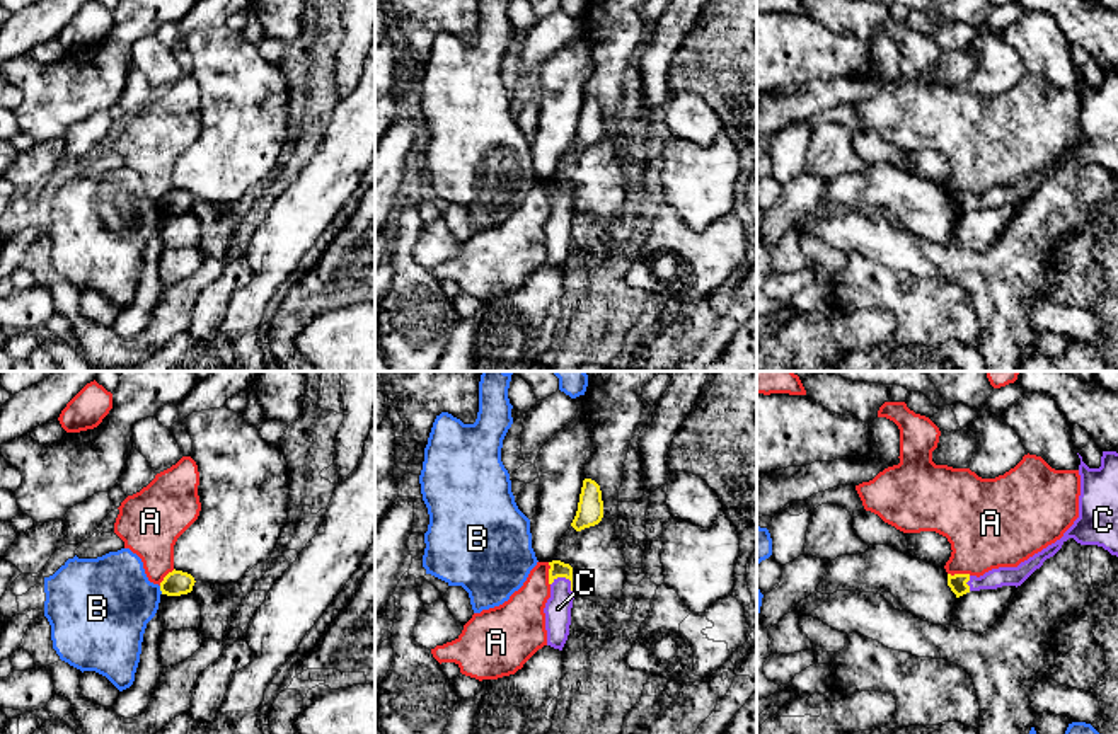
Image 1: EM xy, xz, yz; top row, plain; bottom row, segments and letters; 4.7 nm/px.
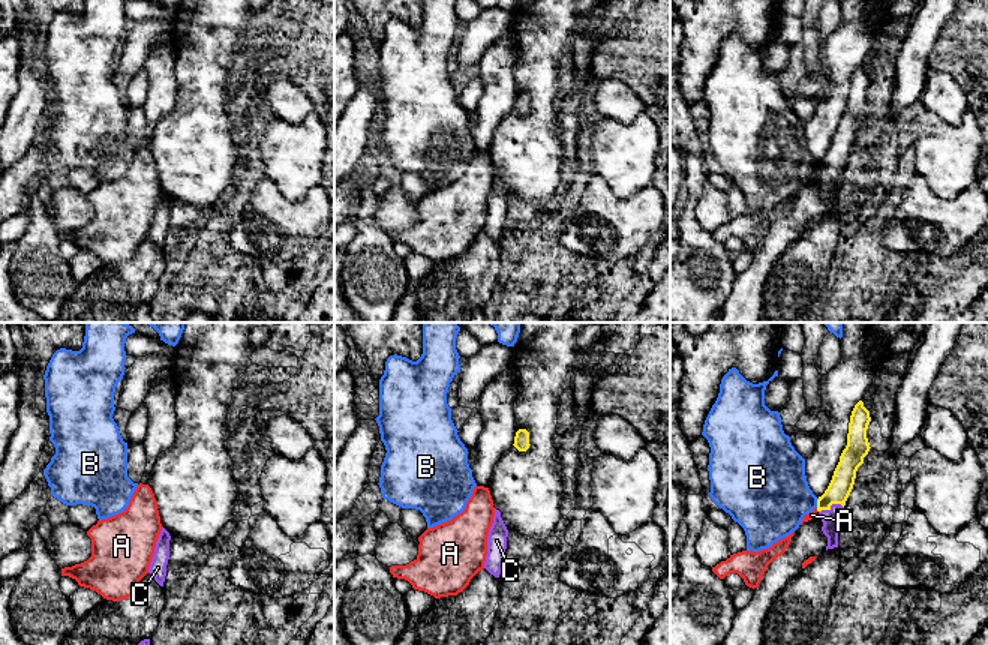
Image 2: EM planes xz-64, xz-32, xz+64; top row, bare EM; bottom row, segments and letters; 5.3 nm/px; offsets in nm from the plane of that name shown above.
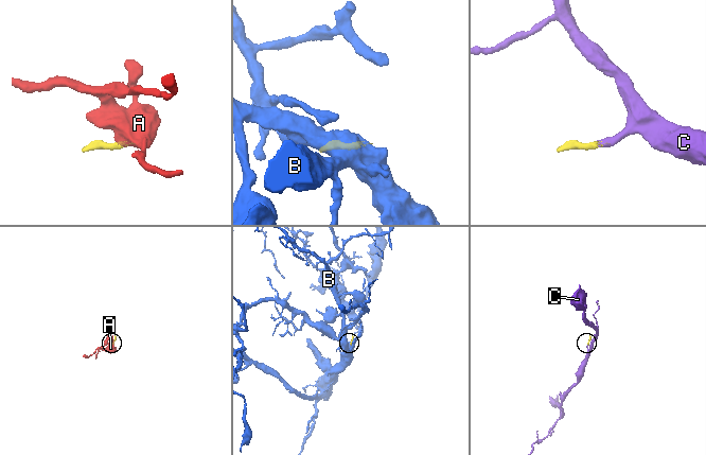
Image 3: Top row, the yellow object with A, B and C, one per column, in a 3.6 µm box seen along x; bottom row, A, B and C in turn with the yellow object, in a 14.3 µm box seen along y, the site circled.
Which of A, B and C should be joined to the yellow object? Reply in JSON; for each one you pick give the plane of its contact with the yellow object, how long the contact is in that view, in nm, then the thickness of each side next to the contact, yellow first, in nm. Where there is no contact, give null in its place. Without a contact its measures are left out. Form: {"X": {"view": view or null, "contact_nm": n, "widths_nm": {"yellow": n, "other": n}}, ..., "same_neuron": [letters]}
{"C": {"view": "xz", "contact_nm": 110, "widths_nm": {"yellow": 80, "other": 130}}, "same_neuron": ["C"]}

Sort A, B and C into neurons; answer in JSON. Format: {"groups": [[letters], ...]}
{"groups": [["A"], ["B"], ["C"]]}

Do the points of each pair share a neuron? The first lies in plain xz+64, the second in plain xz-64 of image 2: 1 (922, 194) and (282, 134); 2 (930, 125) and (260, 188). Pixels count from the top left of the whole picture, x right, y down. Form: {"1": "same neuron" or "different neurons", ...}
{"1": "different neurons", "2": "different neurons"}

